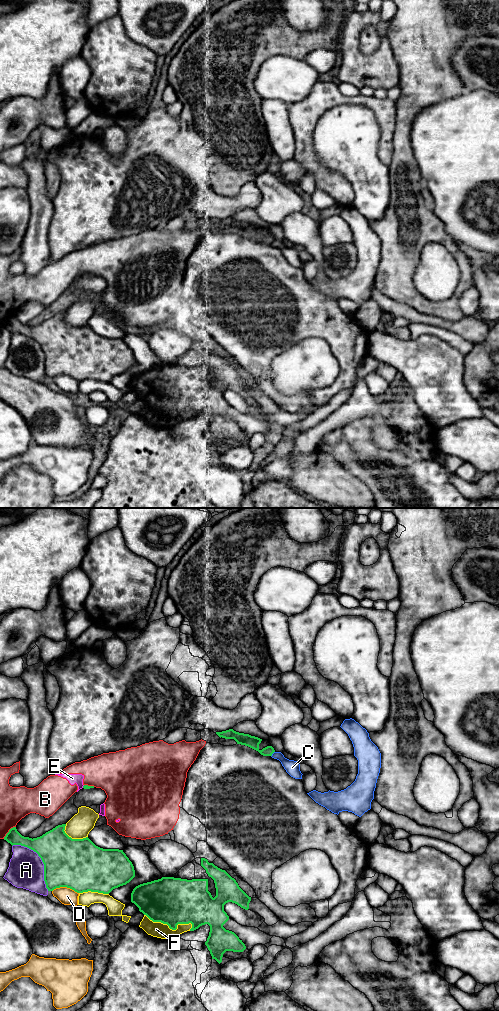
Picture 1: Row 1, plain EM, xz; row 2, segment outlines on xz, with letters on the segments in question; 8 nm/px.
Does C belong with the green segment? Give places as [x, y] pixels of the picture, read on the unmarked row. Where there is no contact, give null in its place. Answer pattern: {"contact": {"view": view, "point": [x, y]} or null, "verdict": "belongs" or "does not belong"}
{"contact": {"view": "xz", "point": [272, 241]}, "verdict": "does not belong"}

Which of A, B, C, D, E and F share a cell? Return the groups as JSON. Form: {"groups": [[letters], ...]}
{"groups": [["A"], ["B", "E"], ["C"], ["D"], ["F"]]}

